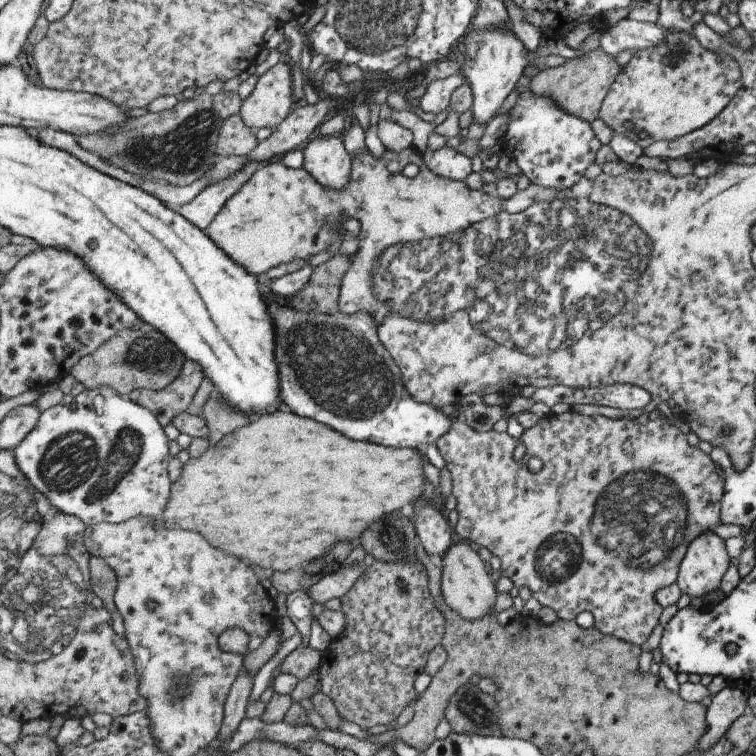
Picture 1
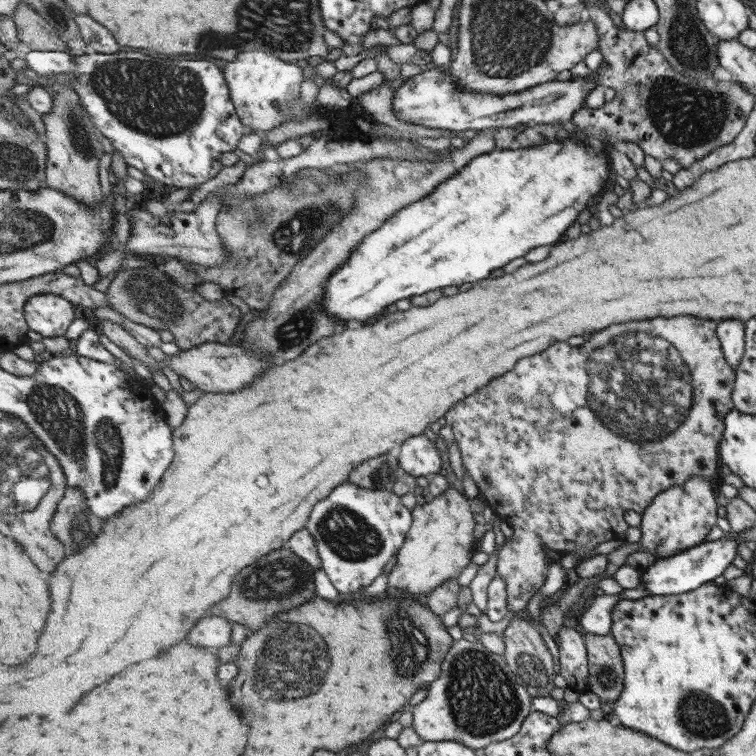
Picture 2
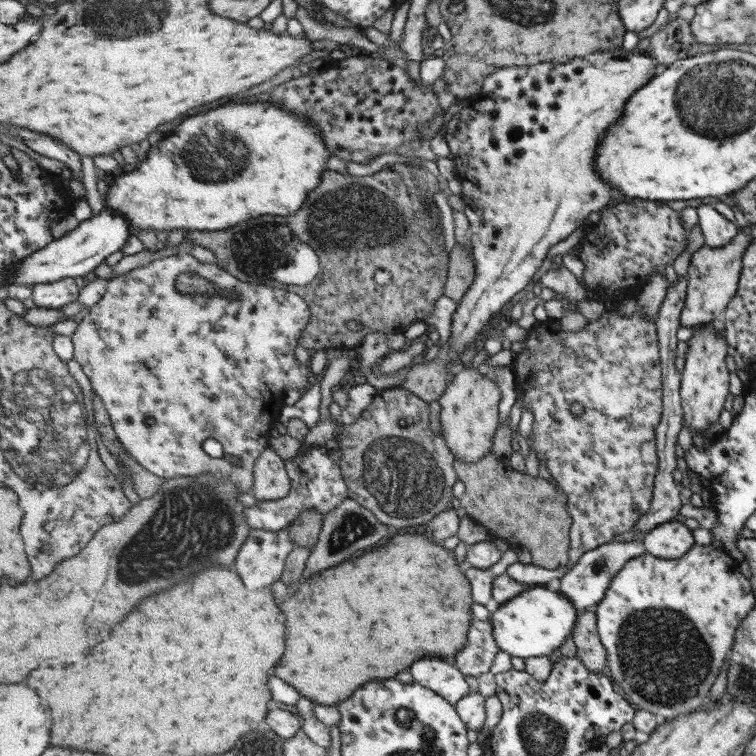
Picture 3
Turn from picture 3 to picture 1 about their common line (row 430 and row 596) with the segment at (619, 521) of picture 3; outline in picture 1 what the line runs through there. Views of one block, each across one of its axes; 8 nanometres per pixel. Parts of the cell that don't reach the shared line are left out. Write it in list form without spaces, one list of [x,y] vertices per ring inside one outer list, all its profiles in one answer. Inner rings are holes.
[[[569,410],[569,412],[563,412],[561,416],[549,414],[549,416],[541,418],[537,424],[533,424],[531,428],[523,430],[519,444],[525,446],[525,456],[521,460],[513,460],[513,448],[517,446],[515,438],[511,438],[507,434],[493,432],[493,430],[479,434],[479,432],[471,430],[461,418],[455,418],[455,422],[451,422],[449,432],[443,438],[439,438],[435,444],[437,444],[439,454],[445,460],[445,468],[449,470],[451,480],[453,480],[451,496],[455,496],[455,500],[457,500],[455,510],[459,514],[459,520],[453,530],[457,532],[459,538],[471,540],[473,544],[477,544],[477,548],[487,548],[493,556],[497,556],[501,560],[501,570],[495,576],[507,576],[515,588],[527,586],[531,590],[531,598],[535,598],[541,606],[549,606],[557,614],[559,620],[573,622],[579,612],[589,612],[595,618],[593,626],[599,632],[603,632],[605,636],[615,636],[627,644],[641,648],[641,644],[647,640],[651,630],[659,624],[659,618],[663,612],[663,608],[655,600],[655,592],[677,582],[679,564],[687,552],[687,546],[691,544],[691,540],[695,540],[703,532],[713,532],[715,526],[721,524],[721,496],[723,496],[723,482],[725,482],[723,474],[717,470],[717,464],[707,454],[703,454],[699,448],[691,448],[685,438],[687,436],[681,434],[681,430],[677,426],[671,426],[665,416],[659,416],[657,420],[651,420],[647,424],[635,424],[635,420],[629,420],[629,418],[611,420],[605,416],[583,416],[575,410],[573,412]],[[529,458],[539,458],[543,462],[543,466],[537,474],[531,474],[527,470]]]

